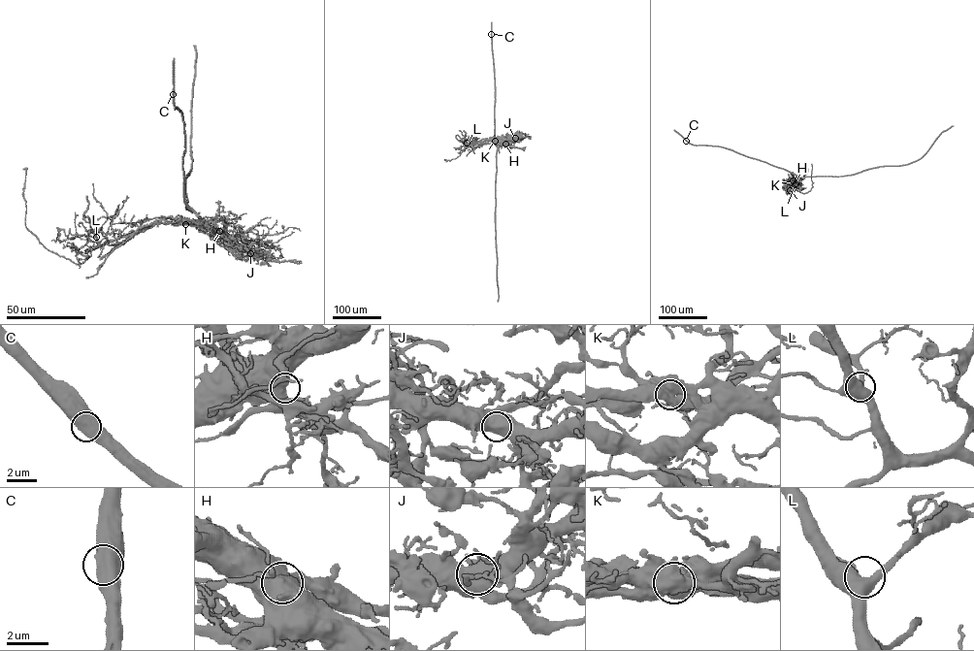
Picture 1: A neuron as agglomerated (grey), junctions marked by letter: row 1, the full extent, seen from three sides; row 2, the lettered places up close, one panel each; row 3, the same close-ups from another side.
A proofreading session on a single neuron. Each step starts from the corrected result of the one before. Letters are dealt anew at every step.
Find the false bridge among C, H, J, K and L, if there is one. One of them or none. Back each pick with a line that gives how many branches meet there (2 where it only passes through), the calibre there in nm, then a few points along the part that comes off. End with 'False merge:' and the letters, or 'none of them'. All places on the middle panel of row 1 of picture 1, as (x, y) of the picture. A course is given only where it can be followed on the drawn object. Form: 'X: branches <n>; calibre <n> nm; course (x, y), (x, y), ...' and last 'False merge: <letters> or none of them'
K: branches 1; calibre 1050 nm; course (495, 141), (467, 144), (456, 158), (444, 159)
False merge: K

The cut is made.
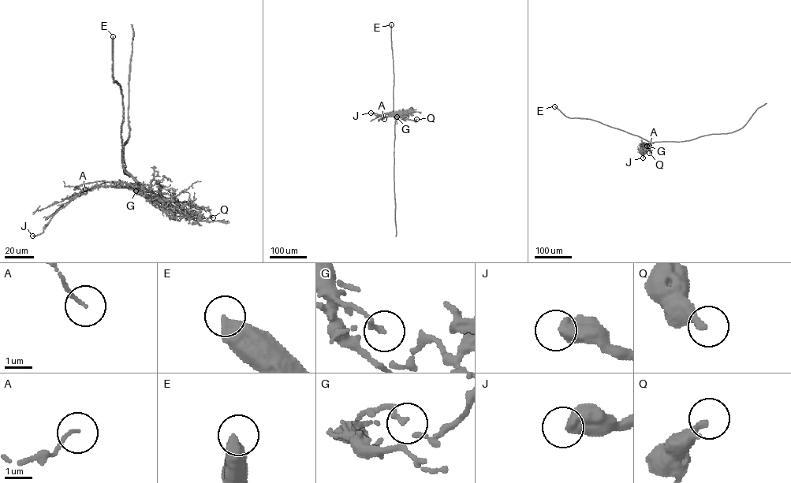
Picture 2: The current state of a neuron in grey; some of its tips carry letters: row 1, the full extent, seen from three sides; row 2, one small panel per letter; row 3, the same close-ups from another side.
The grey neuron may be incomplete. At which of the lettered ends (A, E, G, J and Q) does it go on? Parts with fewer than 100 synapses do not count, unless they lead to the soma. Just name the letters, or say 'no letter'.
E

